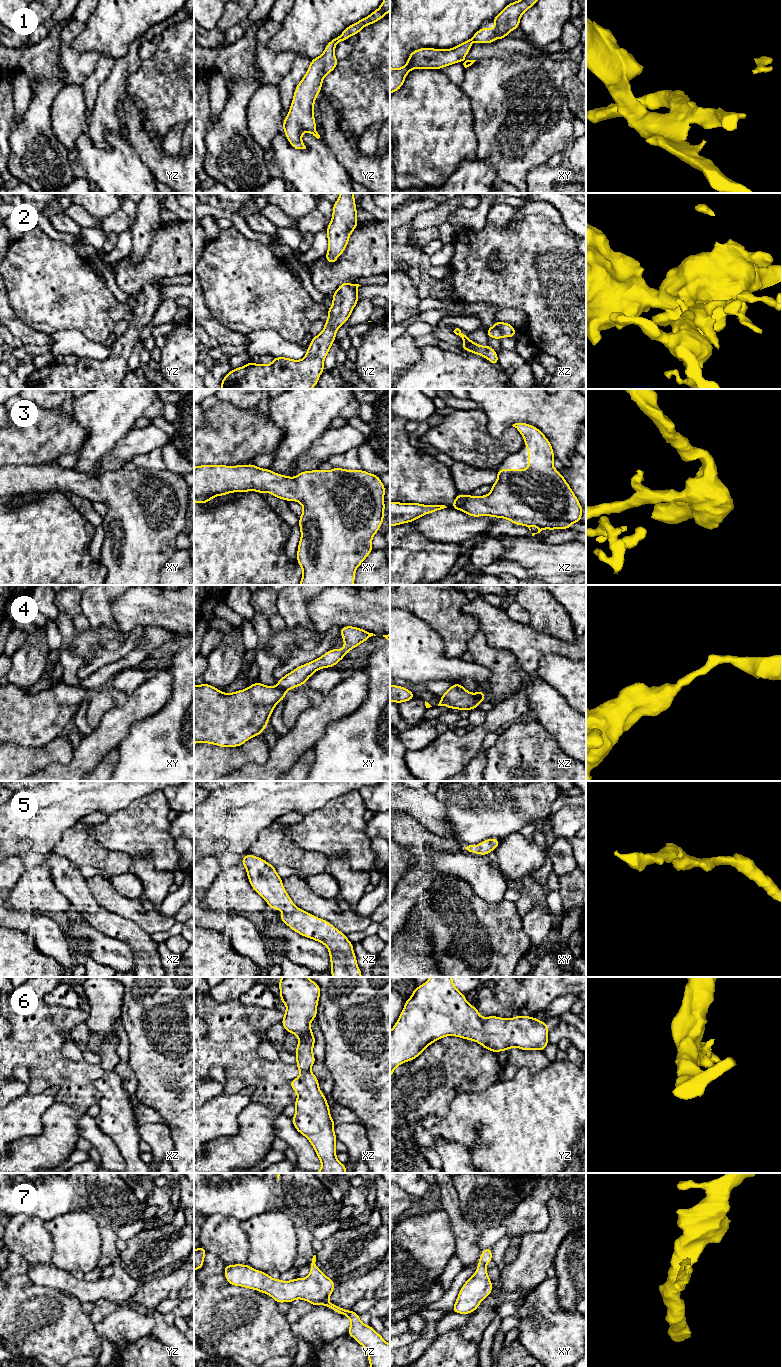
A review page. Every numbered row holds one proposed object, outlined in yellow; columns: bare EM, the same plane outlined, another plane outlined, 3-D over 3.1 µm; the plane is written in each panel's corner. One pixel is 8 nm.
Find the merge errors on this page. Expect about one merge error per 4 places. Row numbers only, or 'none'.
1, 4

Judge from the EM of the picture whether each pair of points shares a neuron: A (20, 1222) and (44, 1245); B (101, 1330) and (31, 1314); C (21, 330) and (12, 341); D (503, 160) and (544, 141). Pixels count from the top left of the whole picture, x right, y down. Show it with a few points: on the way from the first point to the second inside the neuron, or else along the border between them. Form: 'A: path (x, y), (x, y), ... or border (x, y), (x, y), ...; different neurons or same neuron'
A: path (24, 1228), (38, 1242); same neuron
B: border (94, 1325), (95, 1332), (100, 1340); different neurons
C: border (10, 331), (23, 344); different neurons
D: path (513, 150), (522, 141), (534, 141); same neuron

